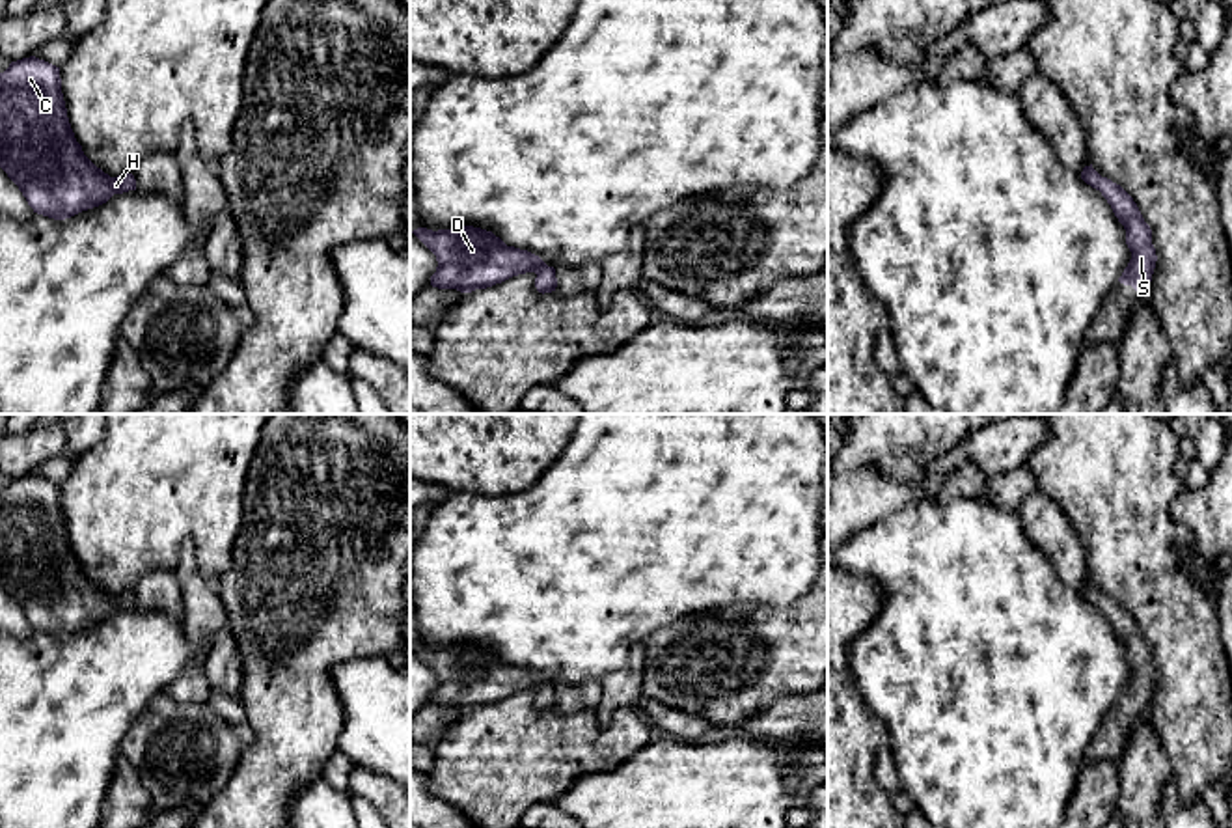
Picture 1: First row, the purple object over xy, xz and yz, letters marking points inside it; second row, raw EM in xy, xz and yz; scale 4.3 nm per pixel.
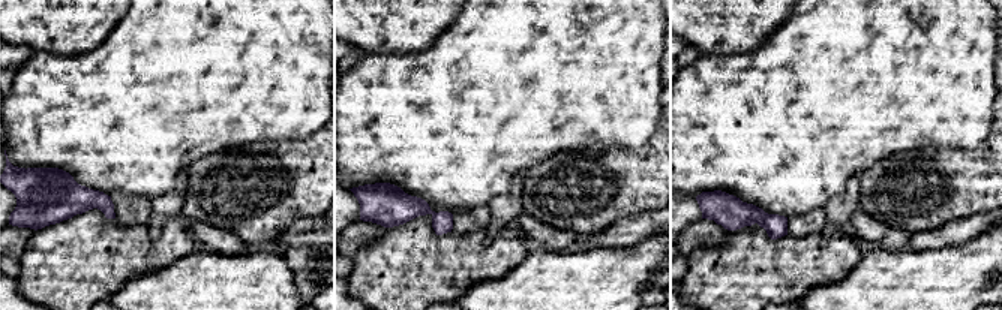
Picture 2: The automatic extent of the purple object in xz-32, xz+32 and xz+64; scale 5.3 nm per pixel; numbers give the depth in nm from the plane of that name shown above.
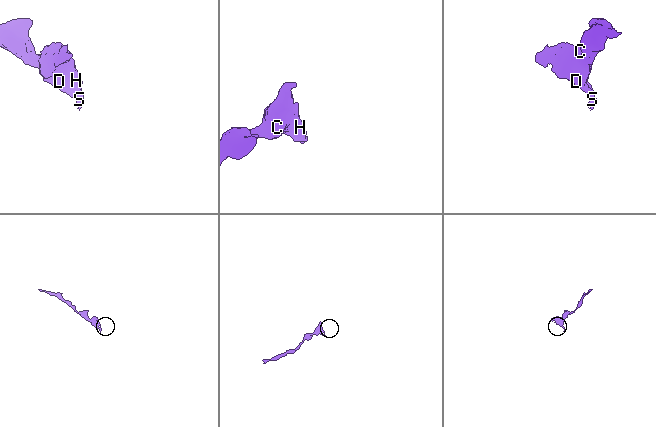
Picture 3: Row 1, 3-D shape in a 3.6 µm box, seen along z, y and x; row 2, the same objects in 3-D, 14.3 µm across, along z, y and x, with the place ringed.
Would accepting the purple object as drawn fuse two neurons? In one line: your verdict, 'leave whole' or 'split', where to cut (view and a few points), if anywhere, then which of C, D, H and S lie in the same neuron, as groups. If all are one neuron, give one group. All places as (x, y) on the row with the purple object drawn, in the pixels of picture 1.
leave whole; no cut; C D H S

